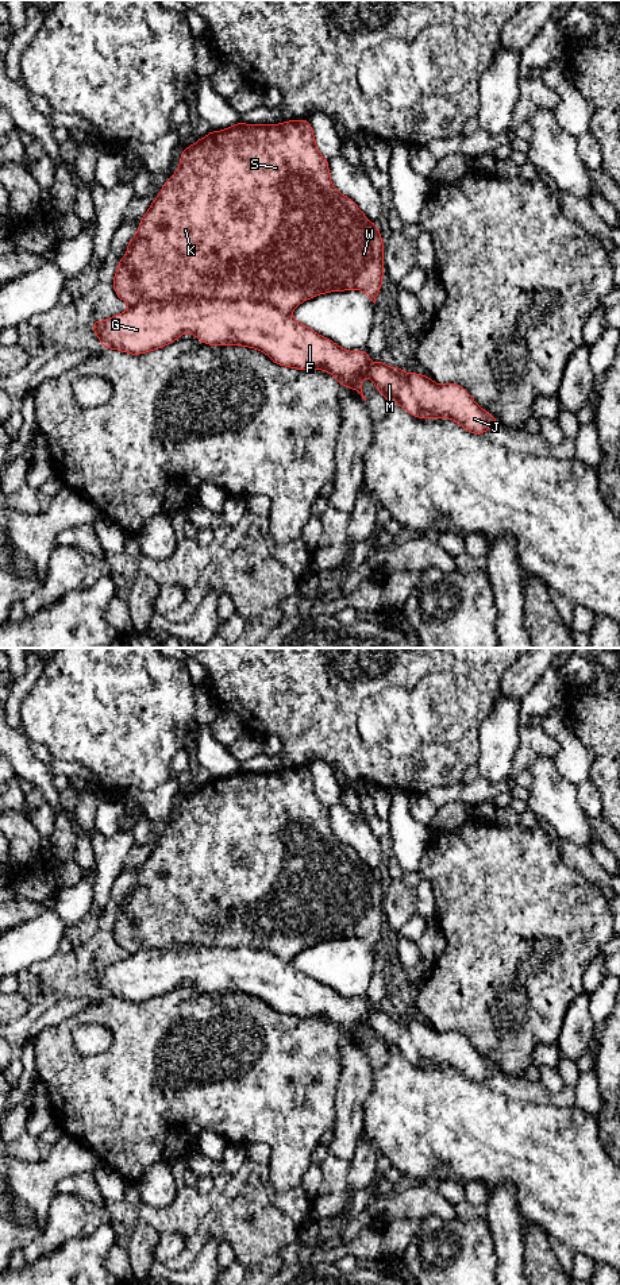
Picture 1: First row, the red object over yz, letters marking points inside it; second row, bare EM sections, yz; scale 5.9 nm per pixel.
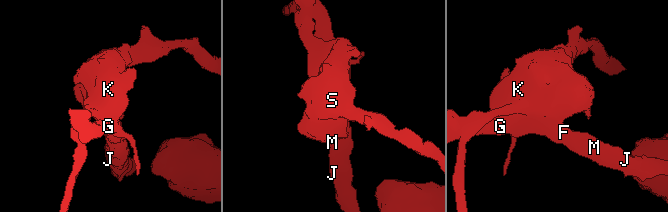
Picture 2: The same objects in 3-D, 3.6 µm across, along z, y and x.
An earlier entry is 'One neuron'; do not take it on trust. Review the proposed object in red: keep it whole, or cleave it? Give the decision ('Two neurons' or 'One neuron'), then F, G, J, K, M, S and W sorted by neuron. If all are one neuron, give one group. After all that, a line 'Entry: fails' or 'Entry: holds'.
Two neurons. Groups: F G J M / K S W
Entry: fails

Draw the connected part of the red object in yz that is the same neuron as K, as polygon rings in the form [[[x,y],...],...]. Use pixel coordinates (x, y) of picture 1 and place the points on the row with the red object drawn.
[[[288,120],[281,124],[244,124],[236,123],[222,131],[211,131],[195,144],[182,150],[177,171],[162,186],[159,194],[142,216],[136,235],[127,244],[127,255],[120,258],[113,278],[116,296],[130,306],[149,301],[162,301],[170,297],[195,297],[204,300],[254,301],[273,305],[285,315],[290,315],[303,301],[331,292],[362,290],[374,304],[382,285],[384,248],[382,236],[358,205],[347,196],[340,194],[331,184],[328,159],[326,159],[315,140],[309,120]]]

